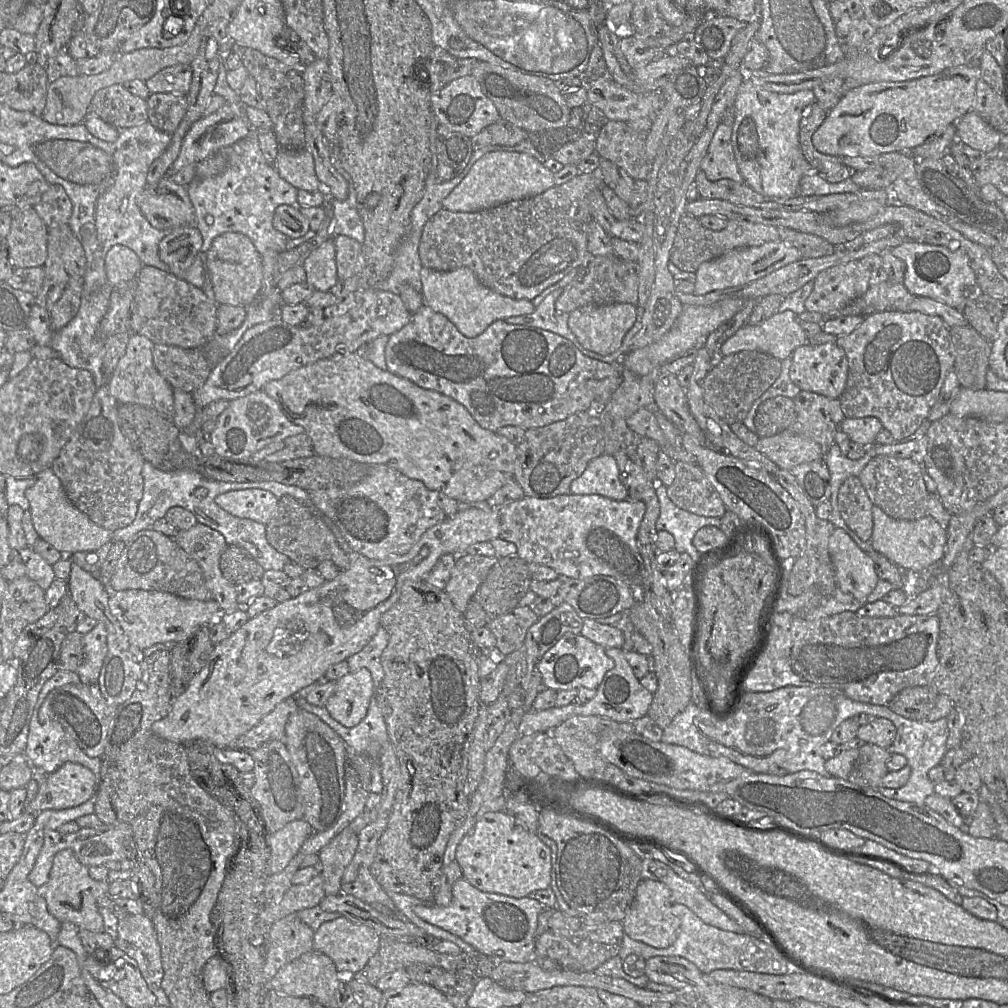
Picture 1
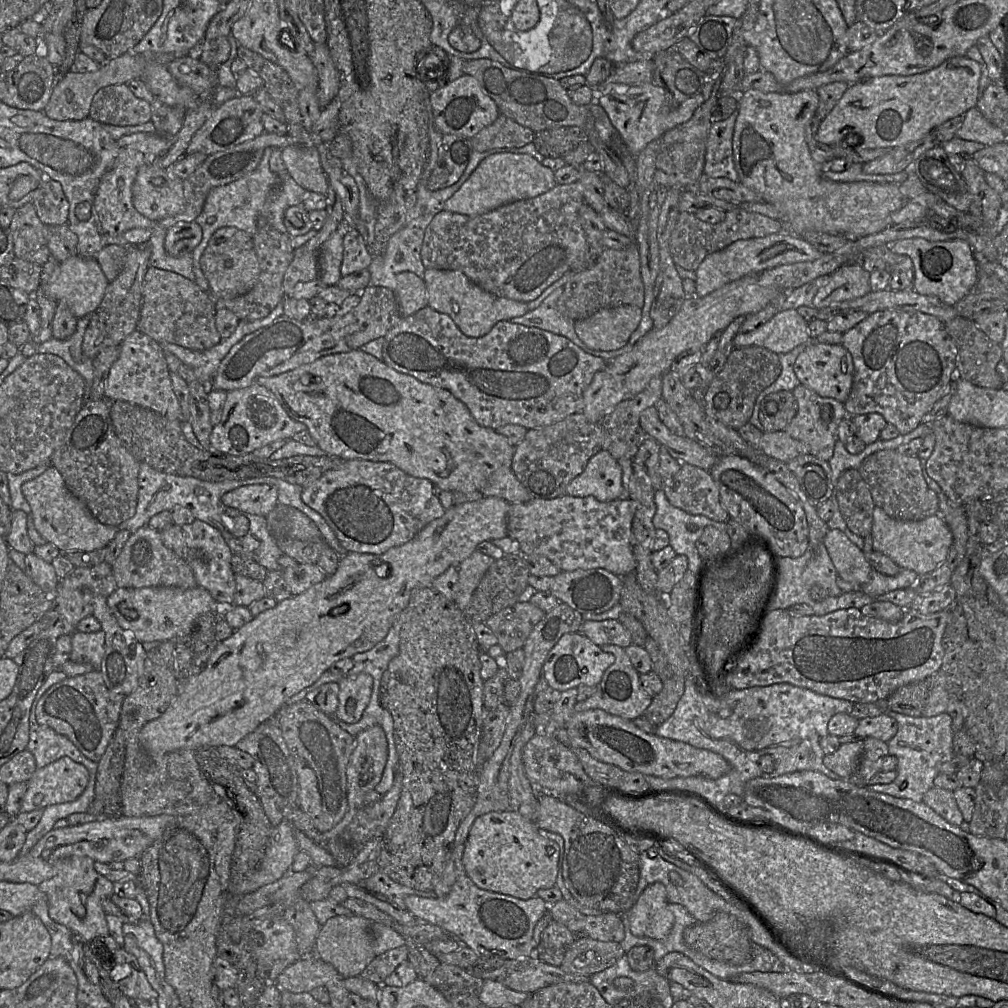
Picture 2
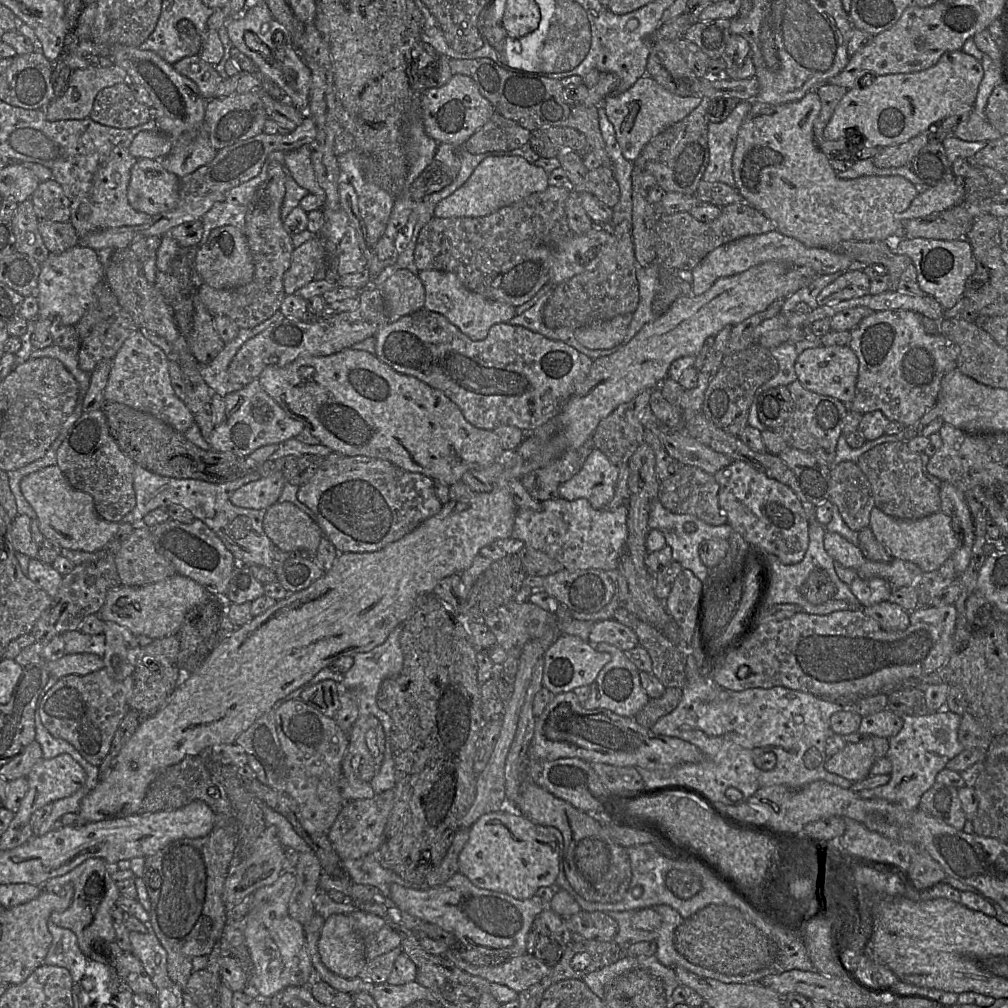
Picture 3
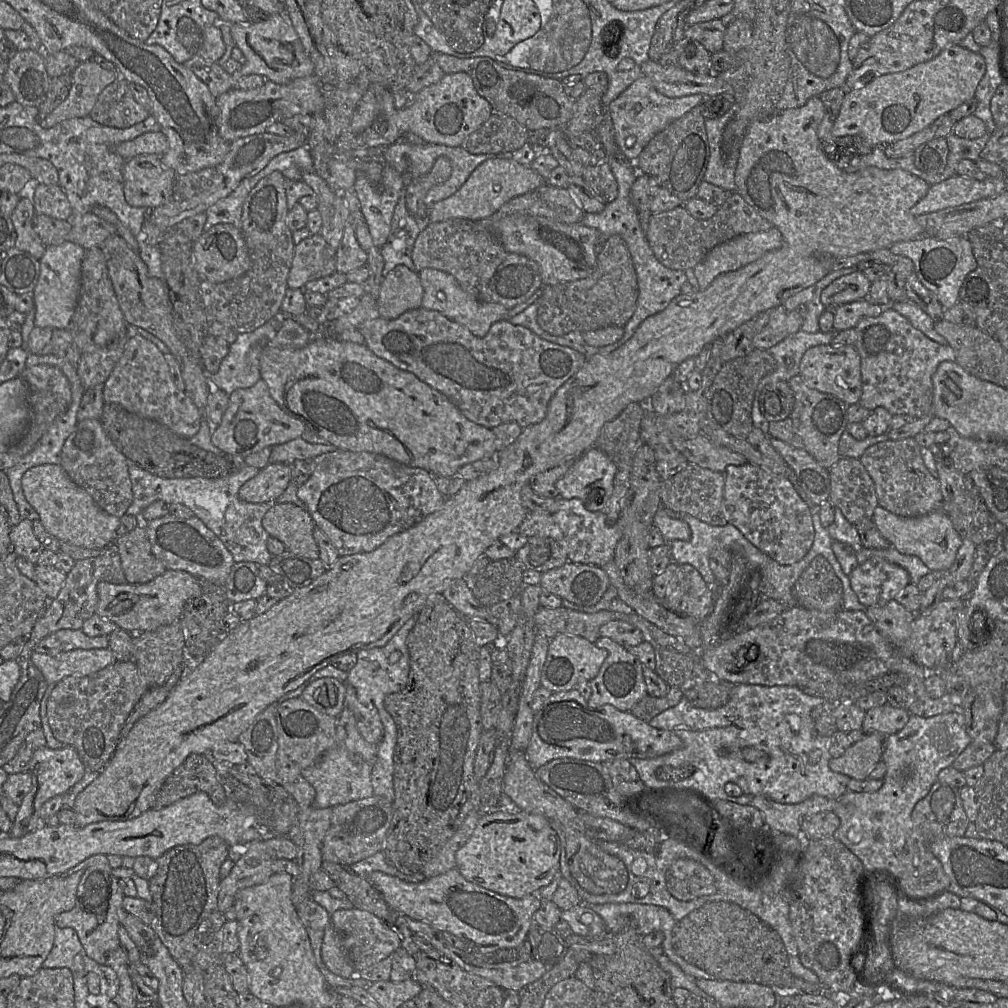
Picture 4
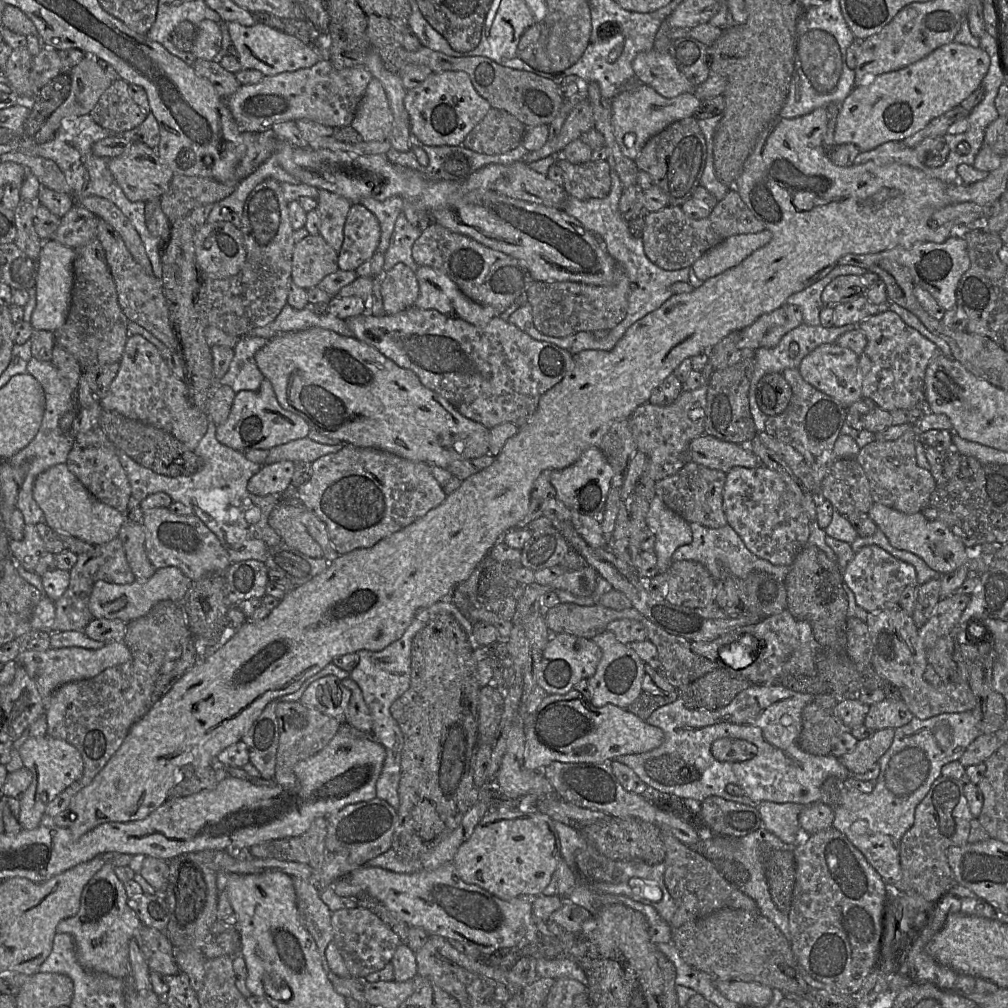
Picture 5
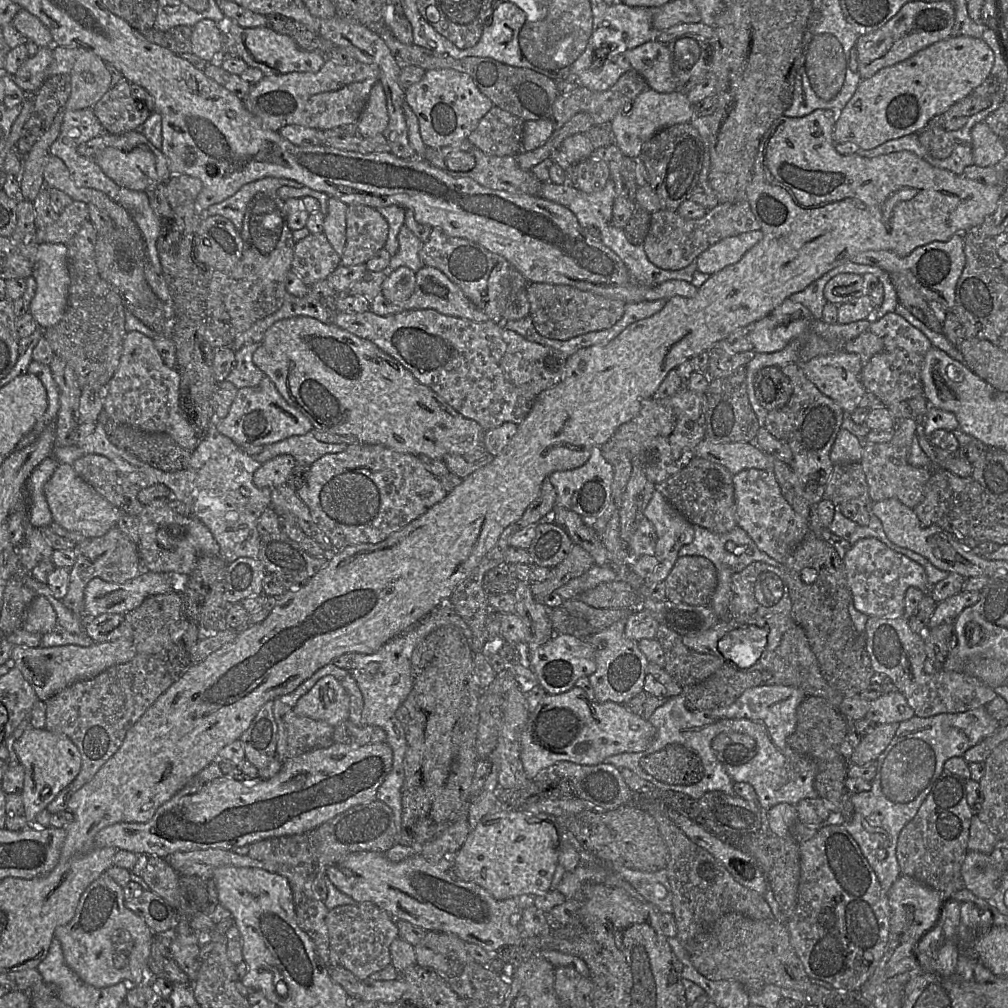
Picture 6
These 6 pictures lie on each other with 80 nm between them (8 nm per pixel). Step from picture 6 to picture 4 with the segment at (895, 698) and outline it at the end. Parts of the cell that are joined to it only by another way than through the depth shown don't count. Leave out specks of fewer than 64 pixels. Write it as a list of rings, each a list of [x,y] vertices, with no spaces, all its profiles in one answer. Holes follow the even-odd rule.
[[[885,703],[866,712],[862,729],[868,733],[891,735],[902,730],[909,718],[908,709],[896,708]]]

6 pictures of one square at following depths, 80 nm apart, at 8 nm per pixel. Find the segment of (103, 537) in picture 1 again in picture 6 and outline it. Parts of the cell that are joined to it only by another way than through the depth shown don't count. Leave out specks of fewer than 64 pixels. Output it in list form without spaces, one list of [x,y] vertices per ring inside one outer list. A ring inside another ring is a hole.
[[[59,464],[44,485],[44,494],[52,520],[61,527],[79,532],[86,538],[103,536],[117,525],[121,509],[109,503],[86,483],[69,464]]]

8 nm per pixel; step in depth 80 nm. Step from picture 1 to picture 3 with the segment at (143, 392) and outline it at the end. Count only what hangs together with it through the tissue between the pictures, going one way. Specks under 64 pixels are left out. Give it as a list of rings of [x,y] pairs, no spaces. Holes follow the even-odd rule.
[[[139,331],[125,340],[113,358],[104,397],[106,402],[122,403],[149,413],[181,433],[194,424],[186,402],[177,397],[172,388],[168,357]]]

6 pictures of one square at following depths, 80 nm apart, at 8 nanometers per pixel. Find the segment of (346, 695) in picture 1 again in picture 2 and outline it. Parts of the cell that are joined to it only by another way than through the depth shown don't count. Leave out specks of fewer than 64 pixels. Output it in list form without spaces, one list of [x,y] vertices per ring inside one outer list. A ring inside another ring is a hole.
[[[360,673],[355,677],[345,676],[338,684],[338,707],[334,716],[346,724],[354,724],[370,701],[373,679],[367,673]]]

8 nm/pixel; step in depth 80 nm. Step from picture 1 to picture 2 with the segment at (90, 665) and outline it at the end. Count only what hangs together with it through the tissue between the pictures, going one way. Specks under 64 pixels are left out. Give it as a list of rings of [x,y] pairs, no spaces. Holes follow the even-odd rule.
[[[102,629],[97,632],[74,631],[71,634],[71,643],[70,660],[78,663],[88,662],[94,670],[101,669],[105,654],[105,633]]]

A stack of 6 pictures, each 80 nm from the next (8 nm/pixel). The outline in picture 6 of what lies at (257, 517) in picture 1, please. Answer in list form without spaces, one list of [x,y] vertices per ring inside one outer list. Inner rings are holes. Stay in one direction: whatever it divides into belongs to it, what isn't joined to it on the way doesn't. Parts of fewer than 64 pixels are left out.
[[[288,454],[274,457],[263,463],[253,475],[253,483],[258,488],[277,486],[287,483],[289,475],[296,466],[296,460]]]

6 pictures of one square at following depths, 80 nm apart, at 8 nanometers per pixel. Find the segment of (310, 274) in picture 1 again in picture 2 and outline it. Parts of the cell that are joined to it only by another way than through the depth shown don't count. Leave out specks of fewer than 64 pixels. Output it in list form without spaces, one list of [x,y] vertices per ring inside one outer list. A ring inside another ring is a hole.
[[[343,219],[341,223],[338,225],[338,227],[336,228],[336,230],[329,236],[329,238],[325,242],[321,244],[321,246],[317,251],[318,267],[319,267],[318,280],[325,287],[335,286],[338,283],[338,281],[342,278],[340,274],[340,266],[341,266],[341,261],[343,256],[343,237],[350,229],[355,229],[355,228],[349,228],[345,220]]]

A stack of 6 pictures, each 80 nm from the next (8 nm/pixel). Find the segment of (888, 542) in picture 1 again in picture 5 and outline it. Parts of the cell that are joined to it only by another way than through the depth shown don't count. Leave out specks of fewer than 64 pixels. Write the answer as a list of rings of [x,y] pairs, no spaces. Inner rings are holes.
[[[874,503],[868,513],[893,547],[919,556],[931,569],[941,575],[952,572],[962,565],[968,566],[970,575],[981,574],[988,570],[989,558],[966,548],[941,521],[930,521],[921,512],[903,513],[881,503]]]

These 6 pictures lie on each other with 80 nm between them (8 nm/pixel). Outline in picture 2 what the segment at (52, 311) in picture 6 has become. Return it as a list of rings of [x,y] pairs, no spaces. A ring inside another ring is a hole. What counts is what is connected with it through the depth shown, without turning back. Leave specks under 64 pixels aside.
[[[76,255],[62,262],[50,259],[43,265],[39,289],[48,298],[65,303],[73,315],[79,319],[90,316],[99,307],[109,284],[96,258]]]

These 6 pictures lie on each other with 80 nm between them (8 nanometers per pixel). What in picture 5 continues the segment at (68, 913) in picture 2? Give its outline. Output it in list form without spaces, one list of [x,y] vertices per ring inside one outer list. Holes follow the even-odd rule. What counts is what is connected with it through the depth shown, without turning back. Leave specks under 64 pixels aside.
[[[107,857],[103,867],[83,888],[79,911],[60,921],[56,932],[67,933],[74,938],[77,960],[85,969],[124,980],[131,974],[129,942],[142,923],[128,907],[124,883],[117,878],[114,868]]]

